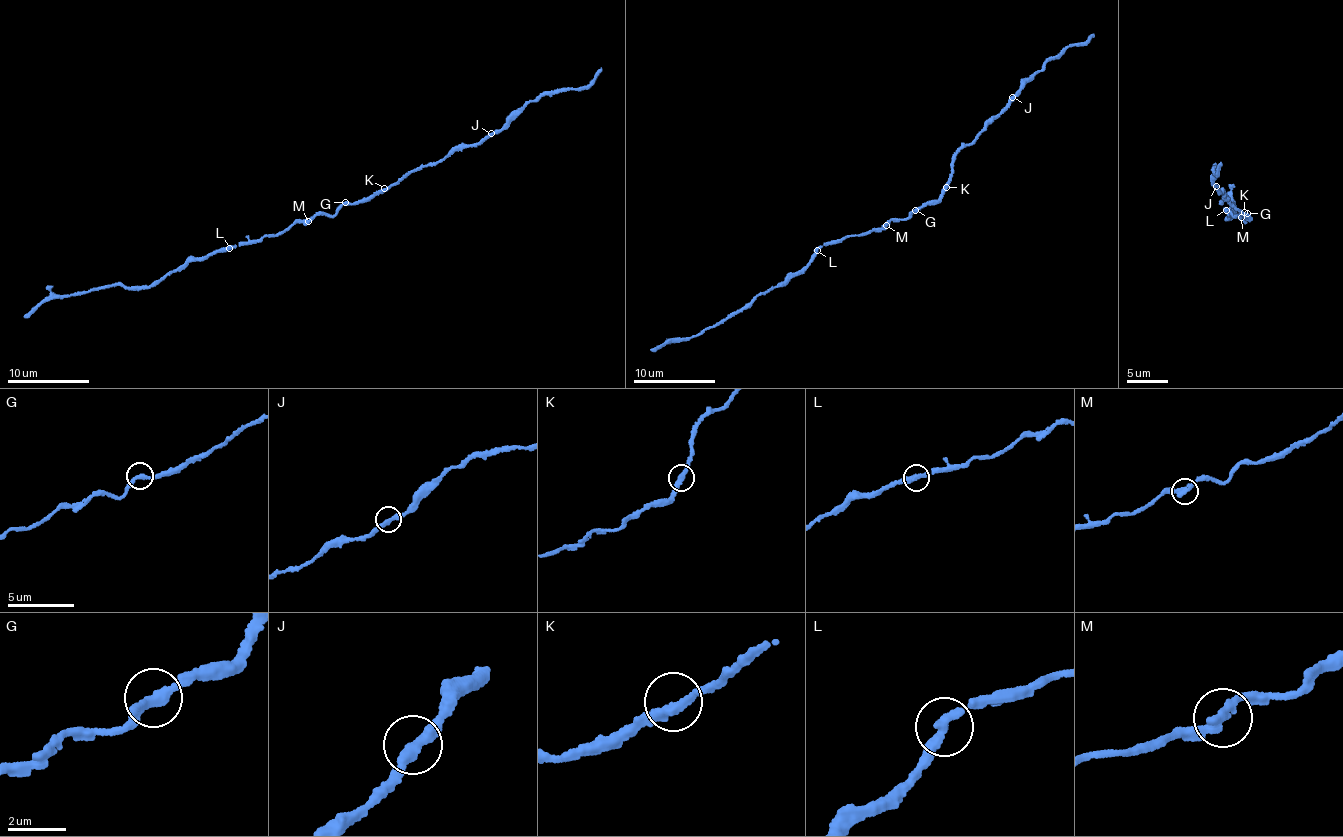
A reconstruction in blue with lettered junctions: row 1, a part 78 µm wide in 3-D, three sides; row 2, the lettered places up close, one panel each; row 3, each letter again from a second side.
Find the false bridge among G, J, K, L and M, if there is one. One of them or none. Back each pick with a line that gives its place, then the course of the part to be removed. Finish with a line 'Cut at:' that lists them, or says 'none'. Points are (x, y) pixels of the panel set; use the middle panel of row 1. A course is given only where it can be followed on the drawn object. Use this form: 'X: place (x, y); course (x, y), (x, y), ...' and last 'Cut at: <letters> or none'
Cut at: none

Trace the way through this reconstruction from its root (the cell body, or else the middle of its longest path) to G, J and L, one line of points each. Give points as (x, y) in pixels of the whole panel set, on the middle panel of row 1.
G: (901, 219), (915, 210)
J: (901, 219), (923, 205), (938, 202), (958, 151), (977, 140), (987, 121), (1003, 113), (1012, 97)
L: (901, 219), (889, 220), (885, 227), (826, 243), (816, 250)

